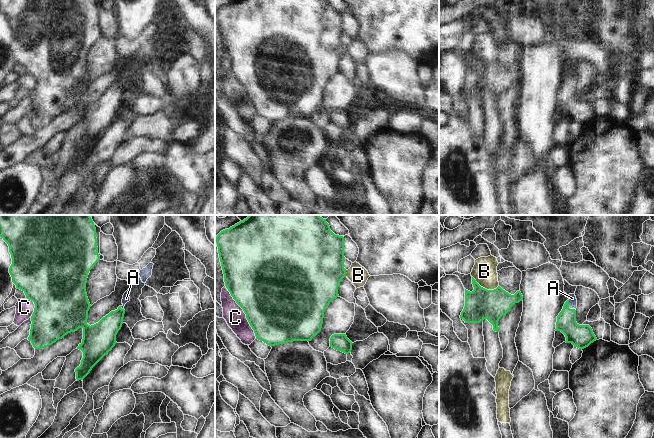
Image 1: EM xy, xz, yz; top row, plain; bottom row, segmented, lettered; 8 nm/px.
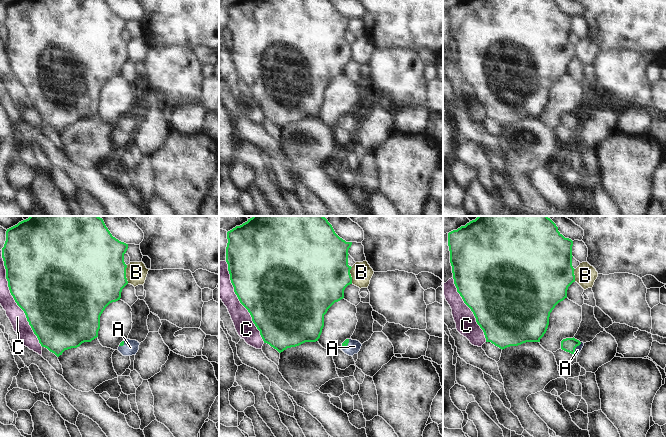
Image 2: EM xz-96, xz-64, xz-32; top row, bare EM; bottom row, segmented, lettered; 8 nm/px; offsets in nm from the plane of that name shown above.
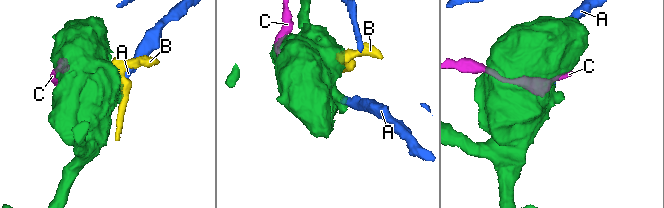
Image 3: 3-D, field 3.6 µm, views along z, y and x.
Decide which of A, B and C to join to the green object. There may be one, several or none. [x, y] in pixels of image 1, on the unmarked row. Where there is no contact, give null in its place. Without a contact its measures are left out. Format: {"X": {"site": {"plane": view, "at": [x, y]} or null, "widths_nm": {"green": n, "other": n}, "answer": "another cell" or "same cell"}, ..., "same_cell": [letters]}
{"A": {"site": {"plane": "yz", "at": [568, 82]}, "widths_nm": {"green": 180, "other": 60}, "answer": "same cell"}, "B": {"site": {"plane": "yz", "at": [484, 64]}, "widths_nm": {"green": 240, "other": 190}, "answer": "another cell"}, "C": {"site": {"plane": "xz", "at": [244, 88]}, "widths_nm": {"green": 500, "other": 160}, "answer": "another cell"}, "same_cell": ["A"]}

